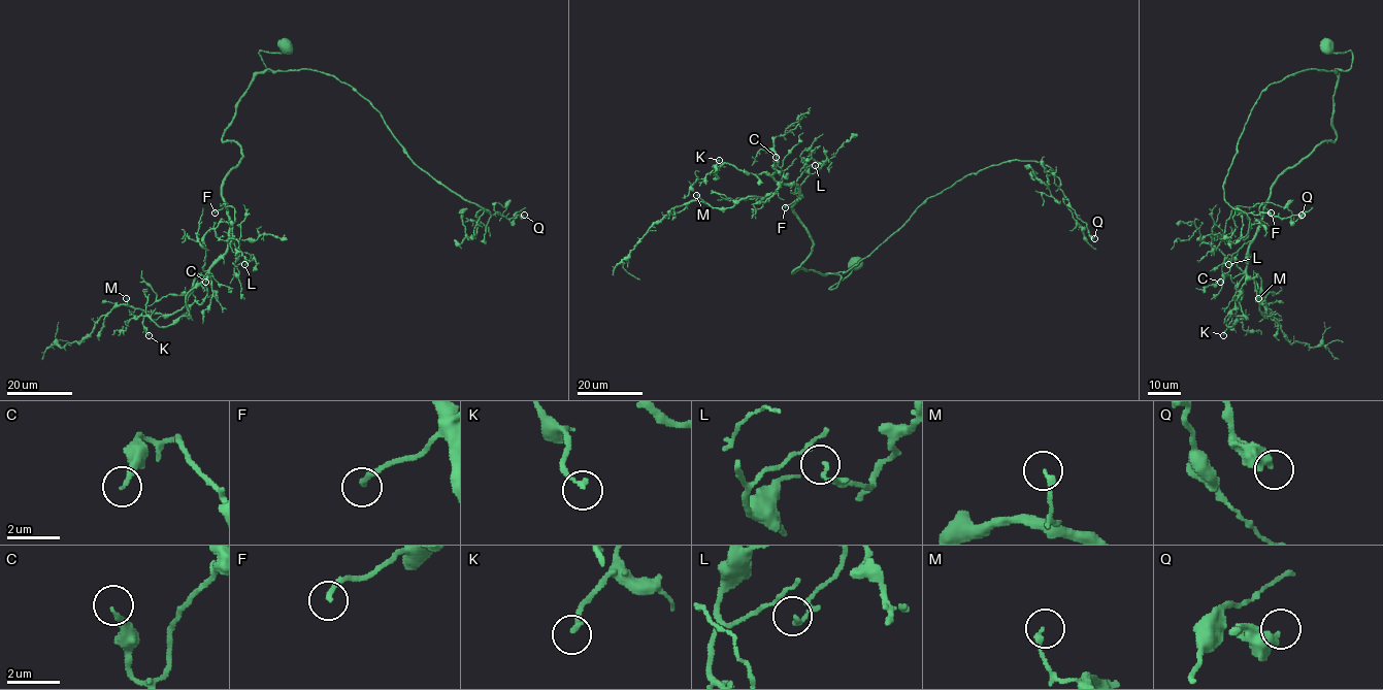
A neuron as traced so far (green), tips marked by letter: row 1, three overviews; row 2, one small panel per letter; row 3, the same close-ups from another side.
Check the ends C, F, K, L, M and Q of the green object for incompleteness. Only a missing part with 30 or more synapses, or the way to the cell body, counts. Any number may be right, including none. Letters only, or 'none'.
F

